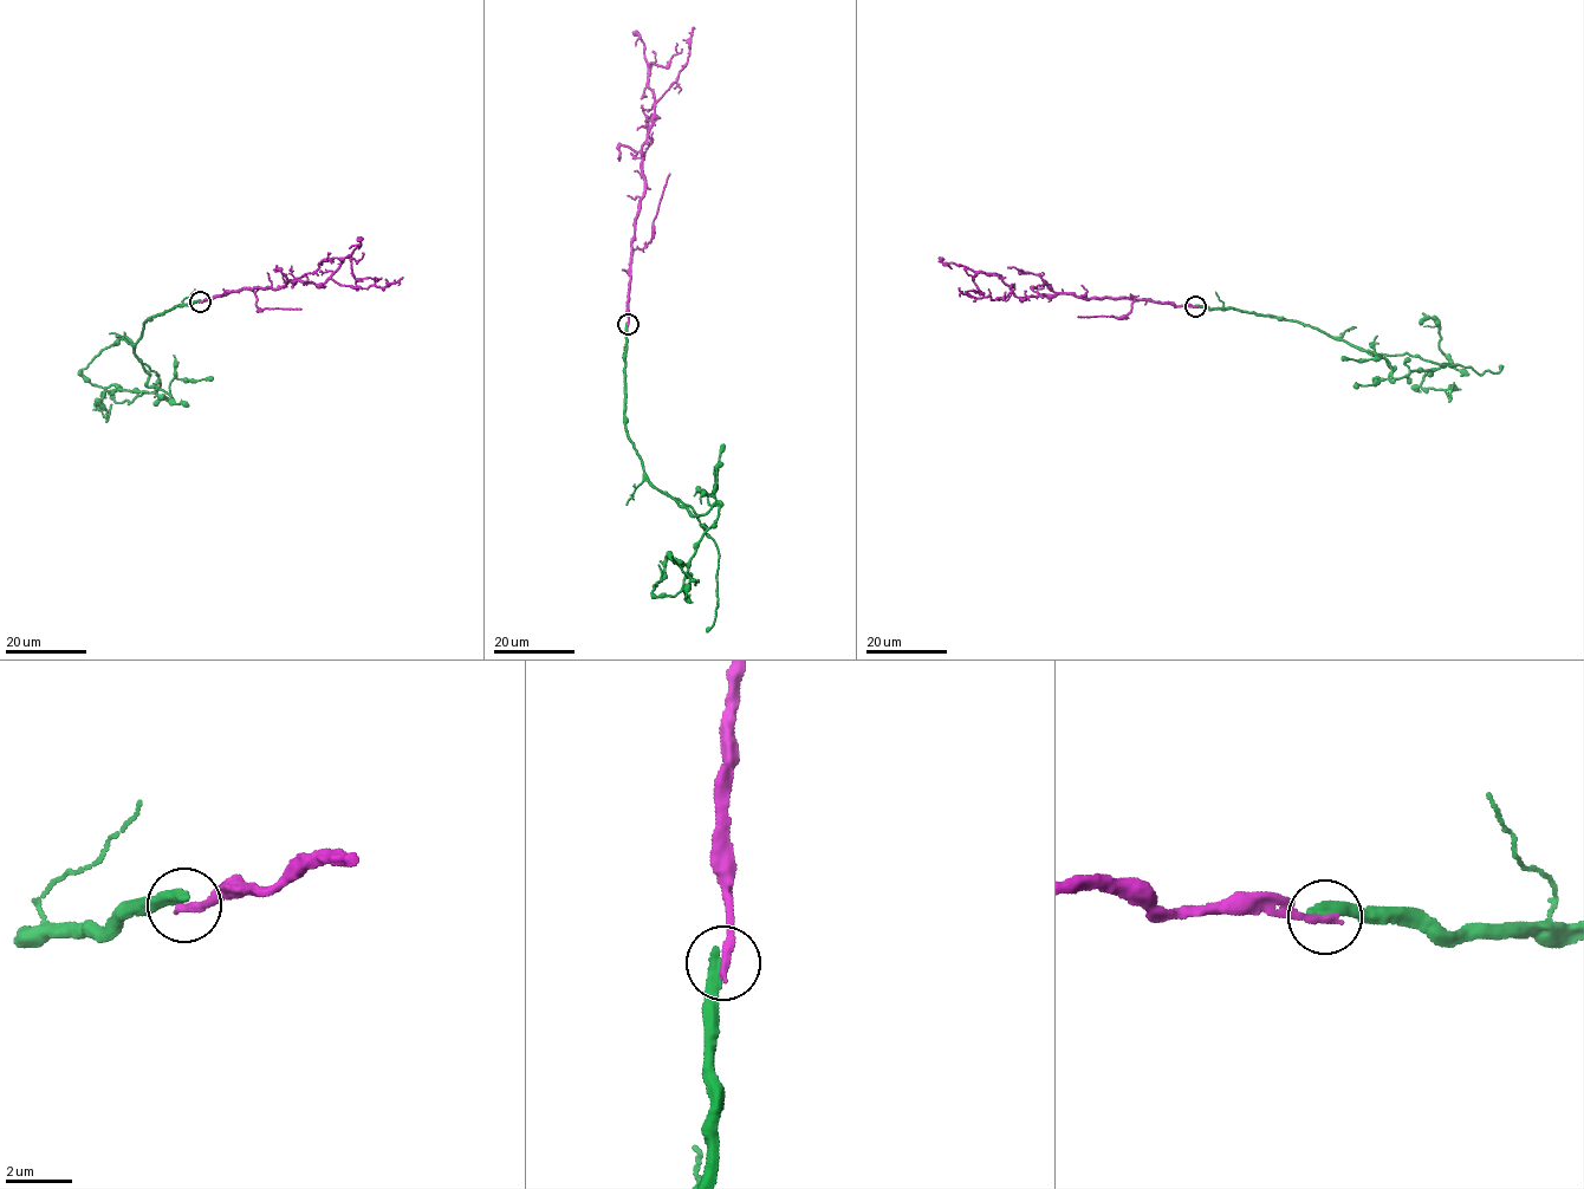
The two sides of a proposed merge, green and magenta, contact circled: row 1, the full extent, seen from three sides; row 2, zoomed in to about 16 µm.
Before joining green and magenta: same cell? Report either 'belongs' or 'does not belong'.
does not belong

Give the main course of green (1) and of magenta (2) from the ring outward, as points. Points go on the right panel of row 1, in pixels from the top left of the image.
1: (1195, 306), (1290, 319), (1380, 356), (1402, 378), (1455, 364), (1442, 353), (1439, 324), (1419, 322)
2: (1195, 306), (1065, 293), (1018, 298), (999, 277), (978, 272), (973, 281), (981, 292), (966, 292)

